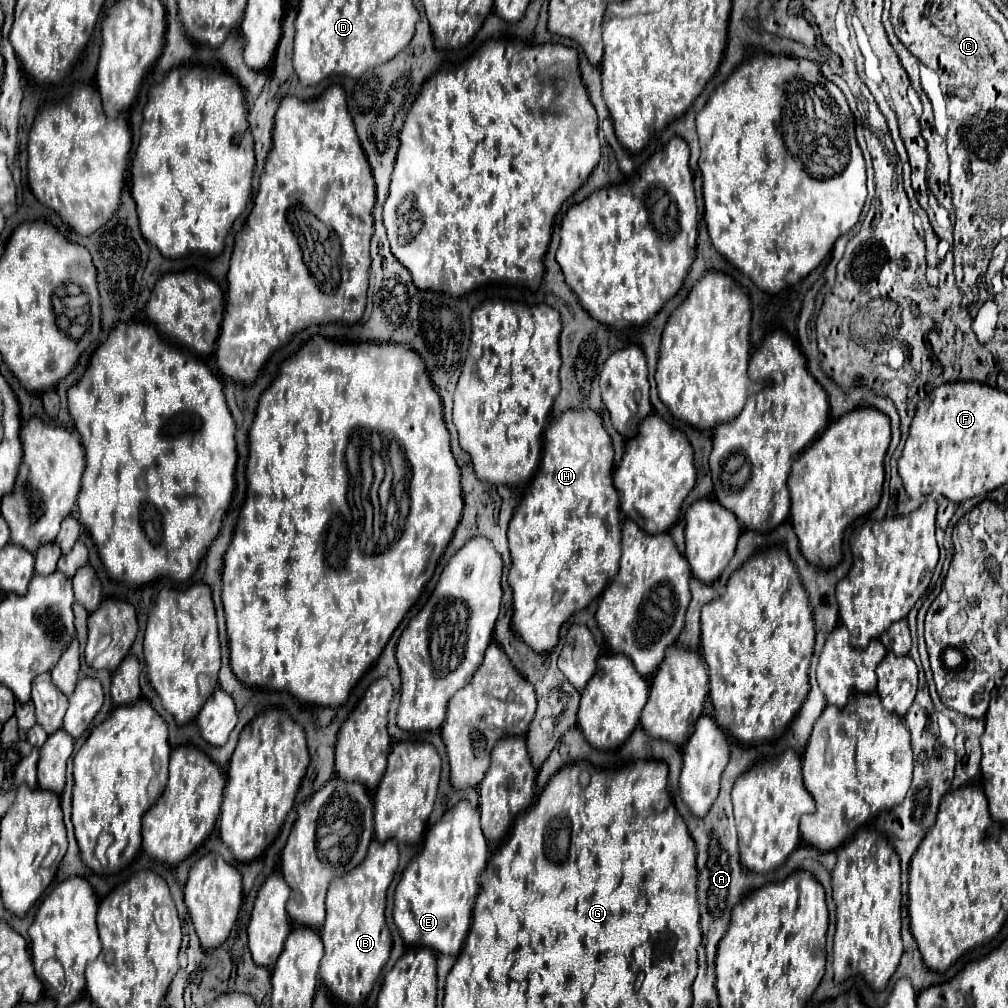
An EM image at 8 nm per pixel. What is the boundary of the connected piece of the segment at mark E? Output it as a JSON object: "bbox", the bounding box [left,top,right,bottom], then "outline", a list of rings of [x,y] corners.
{"bbox":[393,801,487,955],"outline":[[[461,801],[427,831],[423,851],[405,867],[395,887],[393,919],[403,941],[445,955],[459,955],[469,933],[479,875],[485,865],[487,839],[479,825],[479,809],[469,801]]]}

